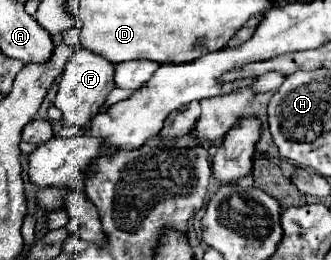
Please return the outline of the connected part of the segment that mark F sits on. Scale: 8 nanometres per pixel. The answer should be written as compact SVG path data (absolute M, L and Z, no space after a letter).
M77 49L75 55L71 57L71 61L67 63L61 83L59 83L59 91L55 97L55 107L61 109L63 113L63 123L69 127L77 127L83 129L93 115L99 113L101 103L105 103L107 95L115 89L113 83L113 73L115 73L115 65L105 61L103 57L89 53L85 49Z

